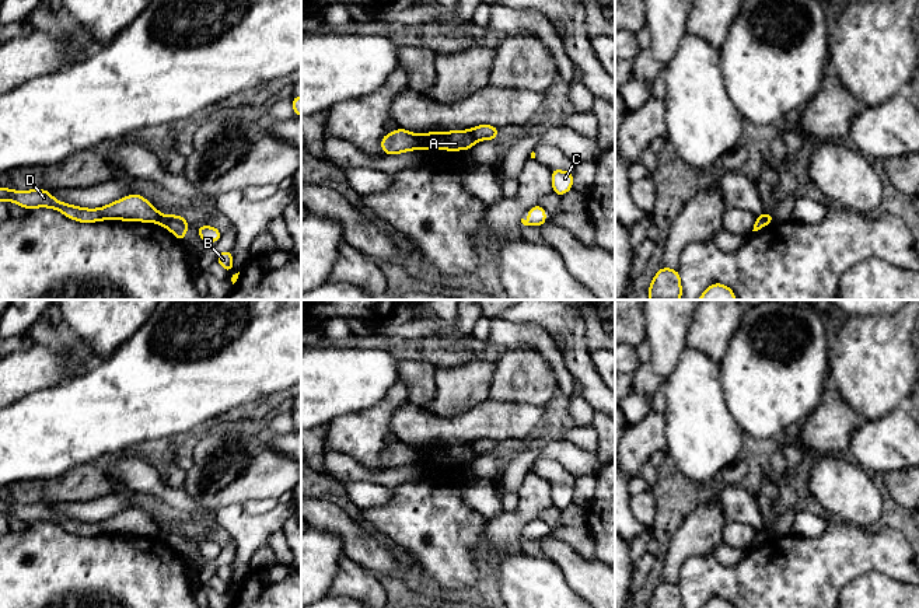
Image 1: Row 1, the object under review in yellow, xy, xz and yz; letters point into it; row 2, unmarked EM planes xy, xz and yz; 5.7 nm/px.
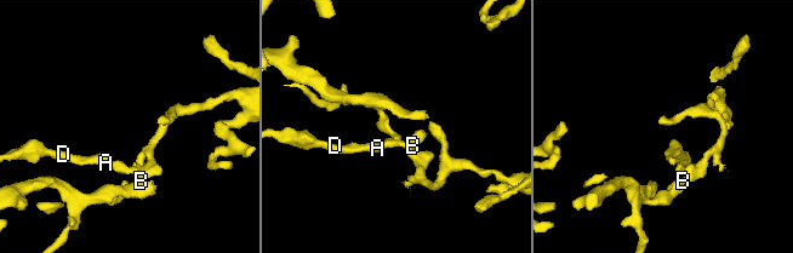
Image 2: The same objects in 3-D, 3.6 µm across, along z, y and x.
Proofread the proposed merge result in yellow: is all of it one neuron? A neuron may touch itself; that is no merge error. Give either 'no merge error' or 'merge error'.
merge error

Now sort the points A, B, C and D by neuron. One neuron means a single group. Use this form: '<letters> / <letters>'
A D / B C

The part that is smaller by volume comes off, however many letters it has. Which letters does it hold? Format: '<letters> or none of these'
A, D

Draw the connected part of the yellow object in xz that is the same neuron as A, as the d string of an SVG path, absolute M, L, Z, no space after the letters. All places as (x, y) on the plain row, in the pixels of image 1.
M396 443L381 452L381 465L385 468L406 467L409 464L469 464L475 458L469 444L430 445L415 448Z

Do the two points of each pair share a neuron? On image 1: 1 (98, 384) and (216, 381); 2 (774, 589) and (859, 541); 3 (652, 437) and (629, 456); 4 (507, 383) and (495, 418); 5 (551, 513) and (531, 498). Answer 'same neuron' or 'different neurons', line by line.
1: same neuron
2: same neuron
3: same neuron
4: different neurons
5: different neurons

